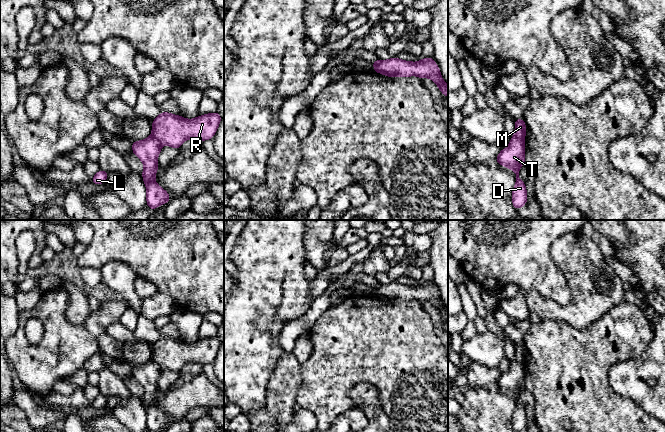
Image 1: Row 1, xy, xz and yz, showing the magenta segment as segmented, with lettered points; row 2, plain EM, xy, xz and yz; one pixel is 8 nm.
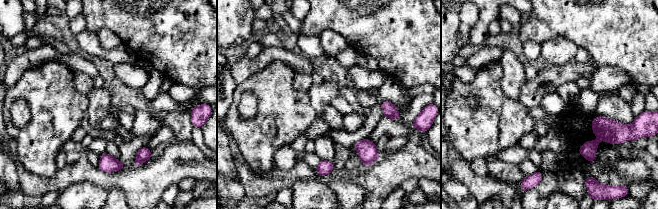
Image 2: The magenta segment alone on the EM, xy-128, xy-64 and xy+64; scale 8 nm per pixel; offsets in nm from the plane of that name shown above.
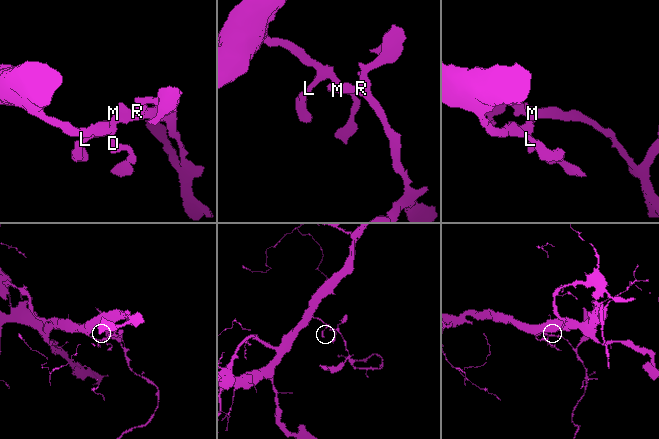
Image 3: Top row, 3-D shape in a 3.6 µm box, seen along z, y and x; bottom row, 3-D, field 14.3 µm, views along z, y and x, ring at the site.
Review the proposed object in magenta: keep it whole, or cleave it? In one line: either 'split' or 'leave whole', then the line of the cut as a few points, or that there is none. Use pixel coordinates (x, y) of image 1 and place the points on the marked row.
split; cut xy (151, 135), (162, 144)

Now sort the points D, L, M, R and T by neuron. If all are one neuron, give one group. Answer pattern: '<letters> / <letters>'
D L T / M R

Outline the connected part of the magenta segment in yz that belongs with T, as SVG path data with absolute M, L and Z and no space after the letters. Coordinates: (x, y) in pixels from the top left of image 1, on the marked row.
M511 137L509 146L501 149L499 155L495 158L500 165L514 171L516 175L516 184L512 192L512 204L515 209L523 207L528 198L525 183L519 178L519 169L525 164L525 144L524 141Z

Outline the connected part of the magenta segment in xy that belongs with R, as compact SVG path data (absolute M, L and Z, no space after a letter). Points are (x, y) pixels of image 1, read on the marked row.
M218 111L197 116L191 120L179 115L160 112L159 116L152 121L151 136L162 145L179 149L188 139L200 141L213 139L221 119Z

